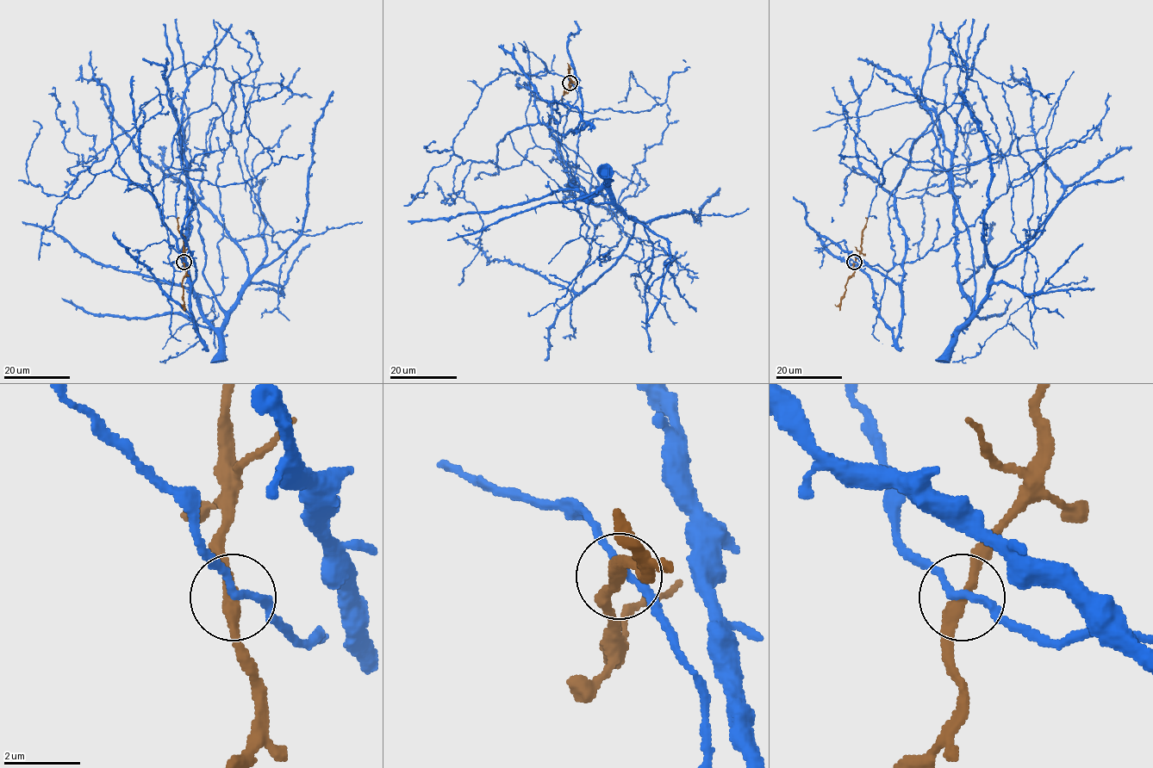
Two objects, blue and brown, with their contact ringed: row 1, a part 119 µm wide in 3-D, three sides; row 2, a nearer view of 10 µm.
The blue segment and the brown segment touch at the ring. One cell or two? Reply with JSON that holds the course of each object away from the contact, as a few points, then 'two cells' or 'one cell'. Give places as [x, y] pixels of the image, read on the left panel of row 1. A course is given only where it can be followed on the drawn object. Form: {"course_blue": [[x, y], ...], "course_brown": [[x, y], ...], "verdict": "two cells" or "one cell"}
{"course_blue": [[183, 262], [172, 265], [164, 223], [177, 126], [165, 95], [67, 195], [162, 109], [154, 88]], "course_brown": [[183, 262], [183, 235], [177, 229], [177, 218], [174, 216]], "verdict": "one cell"}

